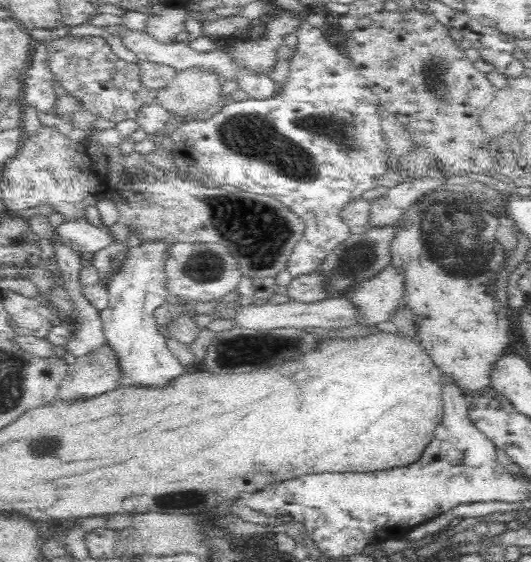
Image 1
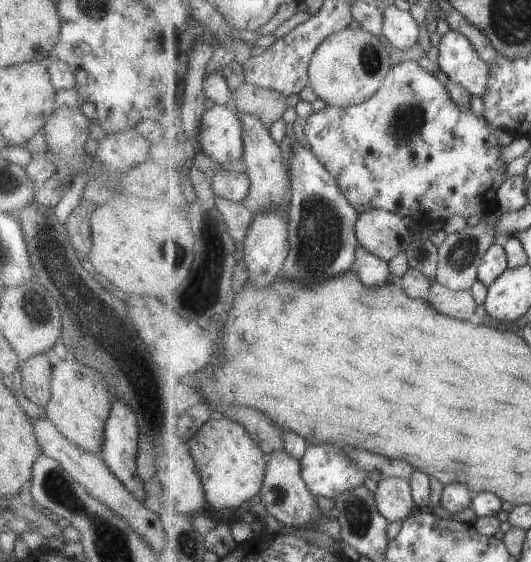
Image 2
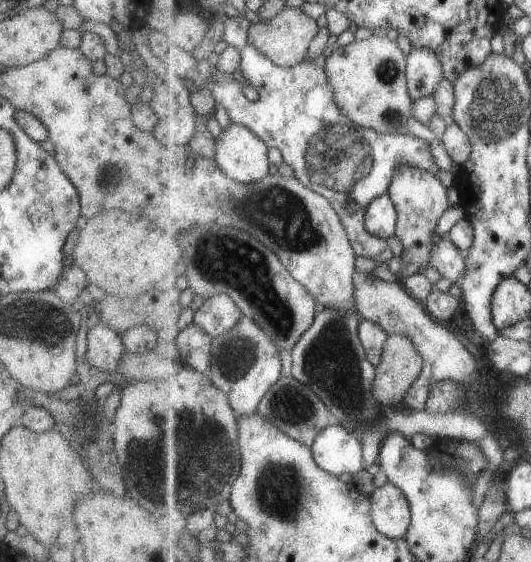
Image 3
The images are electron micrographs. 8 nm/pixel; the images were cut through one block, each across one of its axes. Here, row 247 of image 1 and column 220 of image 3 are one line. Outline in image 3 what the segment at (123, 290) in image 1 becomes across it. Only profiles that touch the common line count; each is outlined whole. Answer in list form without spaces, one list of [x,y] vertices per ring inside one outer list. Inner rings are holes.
[[[233,122],[227,131],[221,130],[217,140],[217,162],[228,178],[237,183],[254,184],[262,182],[269,176],[269,172],[271,172],[269,170],[271,168],[271,162],[269,162],[270,147],[255,132]]]

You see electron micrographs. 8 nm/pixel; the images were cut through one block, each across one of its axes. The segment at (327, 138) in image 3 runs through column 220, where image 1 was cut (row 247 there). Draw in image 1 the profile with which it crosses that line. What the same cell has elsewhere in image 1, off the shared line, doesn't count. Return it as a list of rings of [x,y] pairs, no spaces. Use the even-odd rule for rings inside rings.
[[[70,220],[63,222],[56,228],[58,238],[72,251],[78,253],[96,253],[106,246],[112,245],[115,240],[110,235],[108,227],[102,223],[98,226],[87,220]]]

